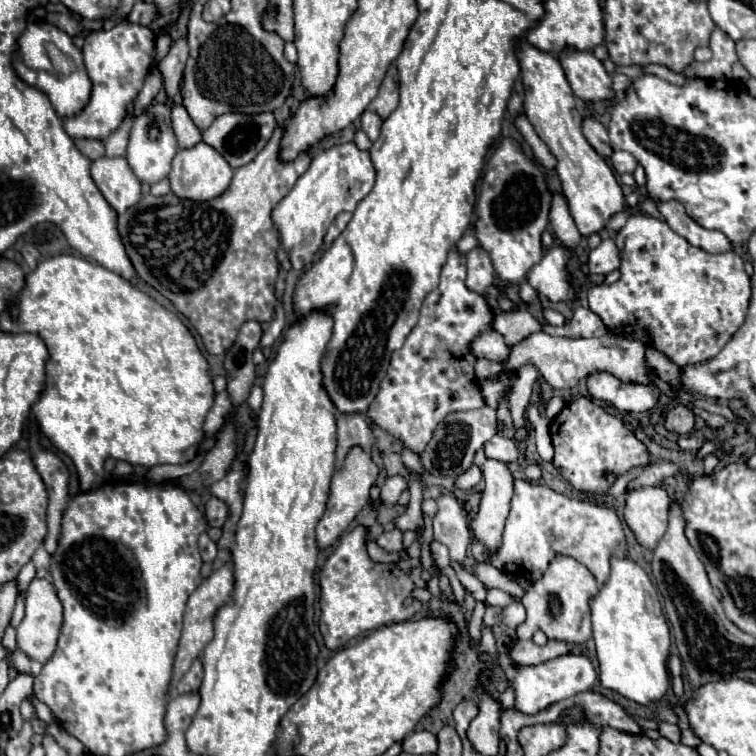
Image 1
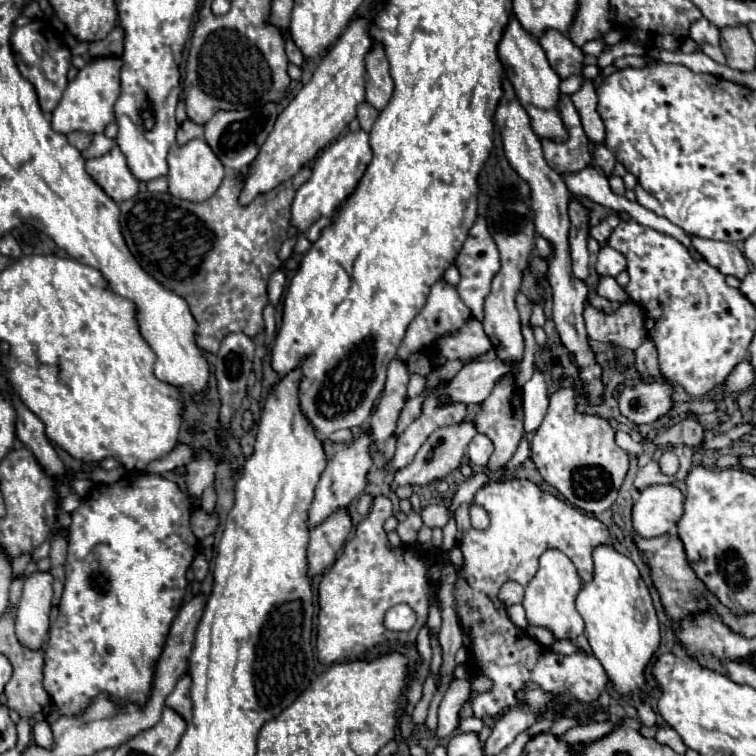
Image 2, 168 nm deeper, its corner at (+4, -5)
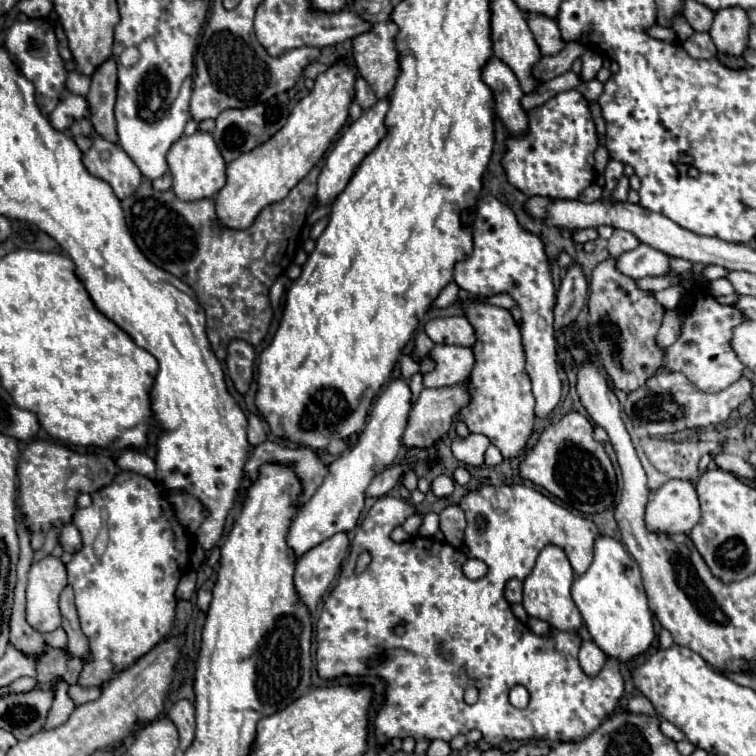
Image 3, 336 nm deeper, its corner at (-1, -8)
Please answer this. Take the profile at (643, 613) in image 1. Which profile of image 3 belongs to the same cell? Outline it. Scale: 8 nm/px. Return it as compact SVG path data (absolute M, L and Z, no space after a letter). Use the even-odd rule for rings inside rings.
M599 536L595 542L595 558L589 570L575 578L571 596L579 608L593 642L607 658L629 662L643 654L655 642L653 614L641 584L641 572L635 560L625 552L623 544L609 536Z

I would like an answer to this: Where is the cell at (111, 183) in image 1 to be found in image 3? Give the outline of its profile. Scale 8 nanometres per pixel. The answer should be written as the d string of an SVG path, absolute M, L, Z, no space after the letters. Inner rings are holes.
M103 136L93 138L91 150L83 154L83 164L93 176L105 180L119 200L133 196L143 180L139 168L123 148Z

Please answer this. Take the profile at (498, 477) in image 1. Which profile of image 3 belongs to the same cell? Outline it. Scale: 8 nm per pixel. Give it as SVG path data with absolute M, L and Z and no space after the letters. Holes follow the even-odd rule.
M469 304L463 306L465 316L475 324L477 342L473 348L475 368L471 372L469 388L473 400L467 408L461 408L459 416L471 432L485 434L493 446L497 446L505 460L517 458L533 432L533 406L531 378L525 370L525 350L521 342L521 330L515 324L509 310L493 304Z

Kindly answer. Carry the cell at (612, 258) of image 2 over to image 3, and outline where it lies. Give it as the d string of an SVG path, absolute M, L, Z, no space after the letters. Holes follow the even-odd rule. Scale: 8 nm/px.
M639 244L635 250L617 256L615 268L631 278L663 276L669 270L669 256L647 244Z

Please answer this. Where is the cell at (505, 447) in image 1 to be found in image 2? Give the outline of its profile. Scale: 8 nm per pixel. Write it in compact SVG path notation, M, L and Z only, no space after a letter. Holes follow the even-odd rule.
M478 433L478 435L470 441L470 447L468 447L470 461L472 461L474 465L478 465L478 467L486 467L492 451L494 451L492 441L490 441L486 435L482 435L482 433Z

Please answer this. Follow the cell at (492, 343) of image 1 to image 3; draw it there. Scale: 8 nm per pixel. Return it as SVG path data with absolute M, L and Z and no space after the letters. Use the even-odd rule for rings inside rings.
M451 316L451 318L437 318L425 324L427 336L435 344L449 344L449 346L475 346L475 328L467 316Z

